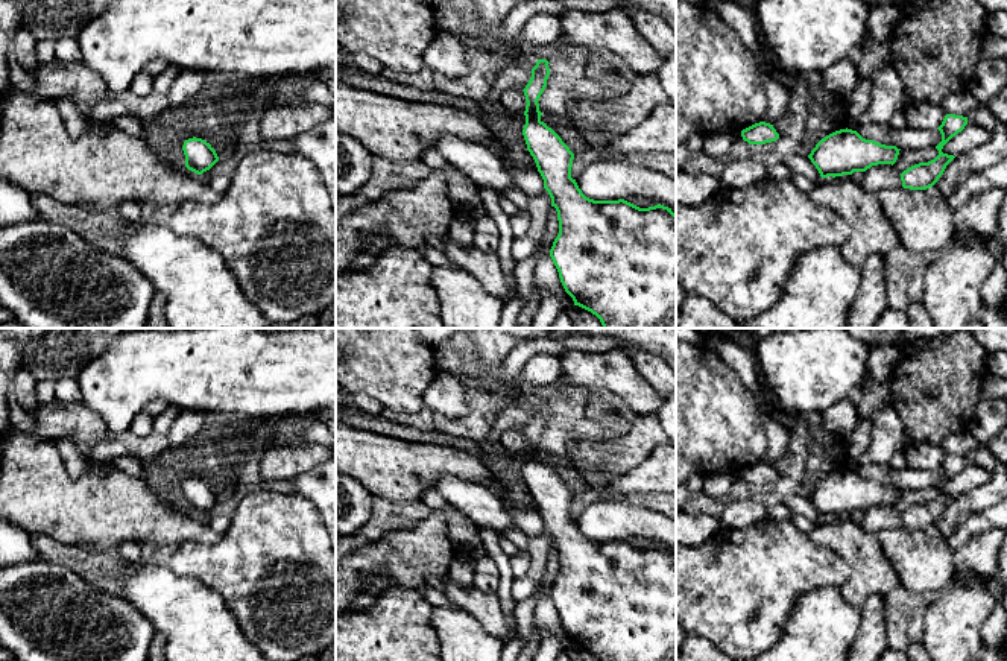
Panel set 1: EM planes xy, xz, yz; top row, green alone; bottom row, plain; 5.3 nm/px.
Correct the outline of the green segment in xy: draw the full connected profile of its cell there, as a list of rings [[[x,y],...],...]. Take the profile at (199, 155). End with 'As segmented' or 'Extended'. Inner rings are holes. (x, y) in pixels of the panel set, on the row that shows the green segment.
[[[193,137],[185,140],[182,150],[185,167],[197,175],[210,170],[219,161],[216,150],[202,138]]]. As segmented

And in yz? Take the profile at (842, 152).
[[[846,128],[822,138],[808,158],[822,178],[835,178],[866,172],[878,164],[893,166],[899,150],[896,146],[866,140],[857,131]]]. As segmented

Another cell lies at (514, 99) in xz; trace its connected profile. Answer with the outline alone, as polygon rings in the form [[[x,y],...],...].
[[[512,88],[500,93],[498,103],[510,111],[524,112],[526,111],[526,96],[522,90]]]

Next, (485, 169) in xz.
[[[444,135],[436,144],[445,161],[463,172],[480,190],[492,188],[500,196],[516,185],[515,178],[504,169],[503,160],[486,146],[456,135]]]

